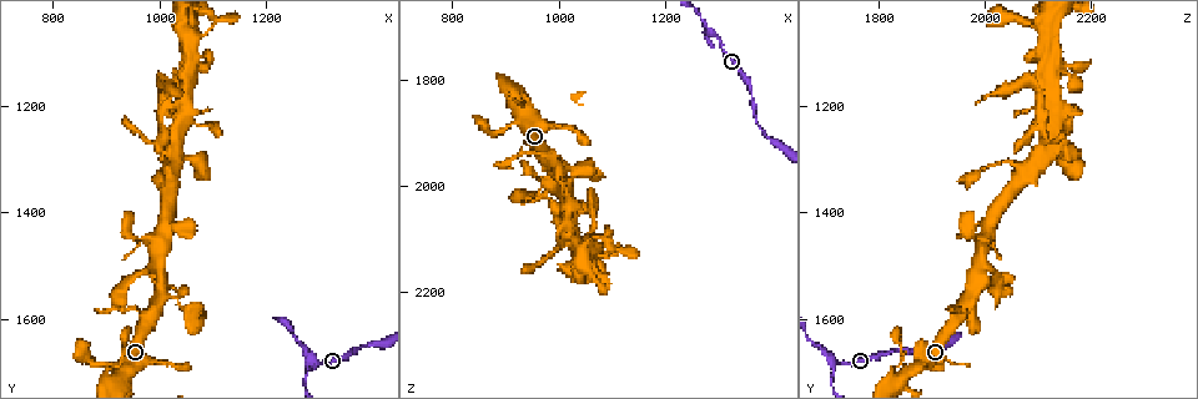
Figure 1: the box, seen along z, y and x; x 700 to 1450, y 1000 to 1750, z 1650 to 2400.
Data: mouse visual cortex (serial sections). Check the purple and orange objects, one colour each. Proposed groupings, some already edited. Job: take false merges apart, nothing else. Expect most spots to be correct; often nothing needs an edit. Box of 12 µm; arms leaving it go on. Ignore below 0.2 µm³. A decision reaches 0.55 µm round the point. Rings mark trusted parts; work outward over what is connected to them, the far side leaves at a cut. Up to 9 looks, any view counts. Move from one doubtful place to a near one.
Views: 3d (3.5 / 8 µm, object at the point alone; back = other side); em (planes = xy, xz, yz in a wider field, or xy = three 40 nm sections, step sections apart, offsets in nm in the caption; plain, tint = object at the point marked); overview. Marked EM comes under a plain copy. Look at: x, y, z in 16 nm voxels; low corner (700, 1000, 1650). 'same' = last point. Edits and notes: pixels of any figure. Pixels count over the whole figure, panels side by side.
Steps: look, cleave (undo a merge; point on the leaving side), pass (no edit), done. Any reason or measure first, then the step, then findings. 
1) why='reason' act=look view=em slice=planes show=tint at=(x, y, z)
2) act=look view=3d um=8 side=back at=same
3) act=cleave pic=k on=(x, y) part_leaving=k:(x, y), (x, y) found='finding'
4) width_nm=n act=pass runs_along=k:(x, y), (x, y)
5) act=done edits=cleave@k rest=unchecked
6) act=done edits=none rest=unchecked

why='sharp bend' act=look view=3d um=3.5 at=(995, 1505, 1995)

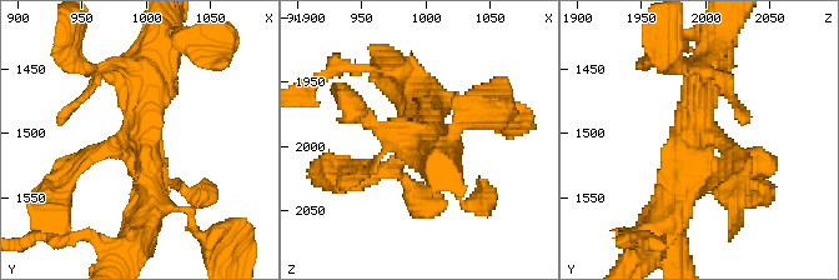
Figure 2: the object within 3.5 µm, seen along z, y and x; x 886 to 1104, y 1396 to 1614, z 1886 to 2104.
act=look view=em slice=xy step=3 show=tint at=(998, 1504, 1992)

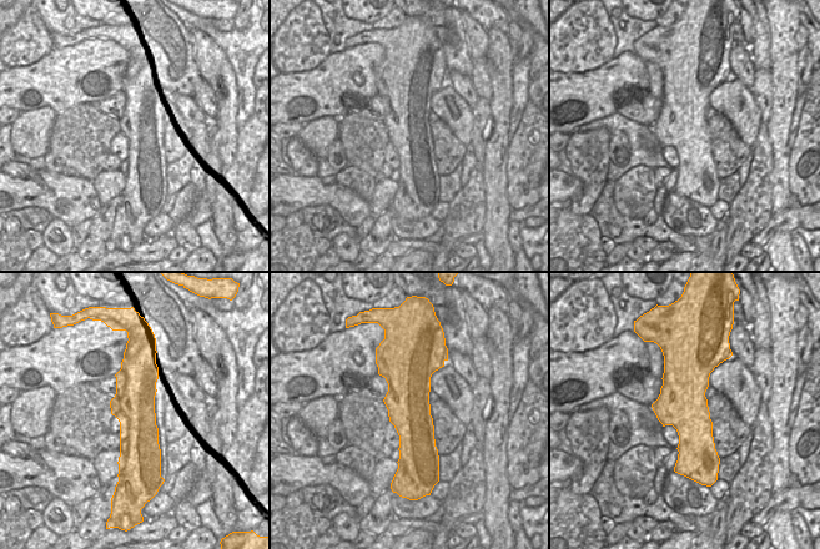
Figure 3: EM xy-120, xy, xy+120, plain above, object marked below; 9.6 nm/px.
act=pass found='continuous, no second cell'

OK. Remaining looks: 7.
why='abrupt turn' act=look view=3d um=3.5 at=(1290, 1690, 1720)

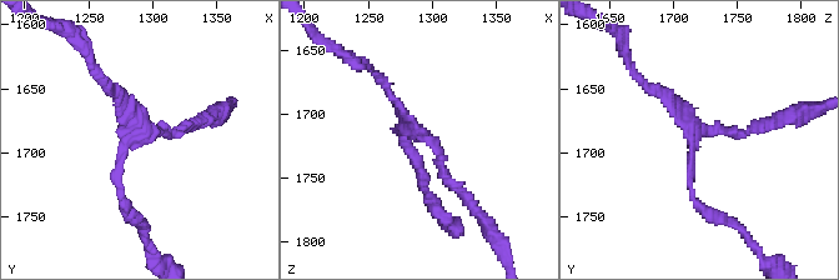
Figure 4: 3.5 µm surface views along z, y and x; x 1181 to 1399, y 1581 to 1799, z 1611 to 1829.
why='shape alone is not enough' act=look view=em slice=xy step=5 show=tint at=(1282, 1686, 1716)

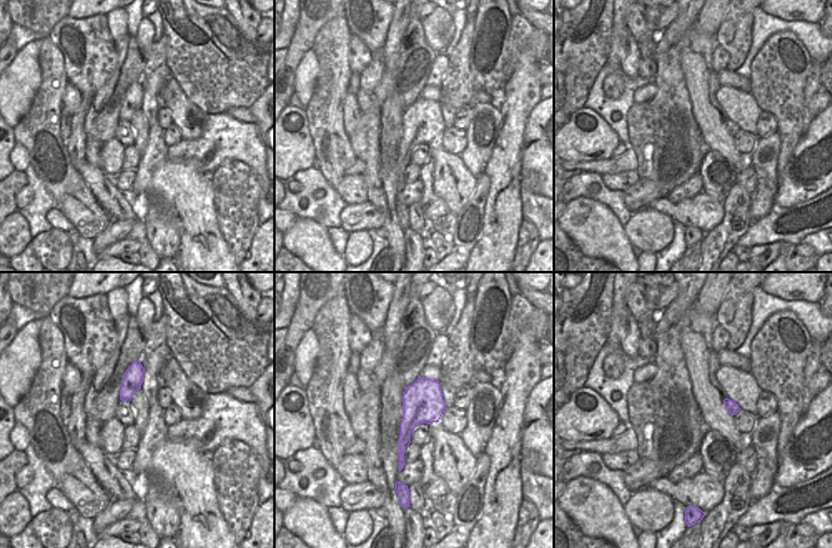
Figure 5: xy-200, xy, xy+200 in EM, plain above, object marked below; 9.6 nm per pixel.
act=look view=em slice=xy step=2 show=tint at=same

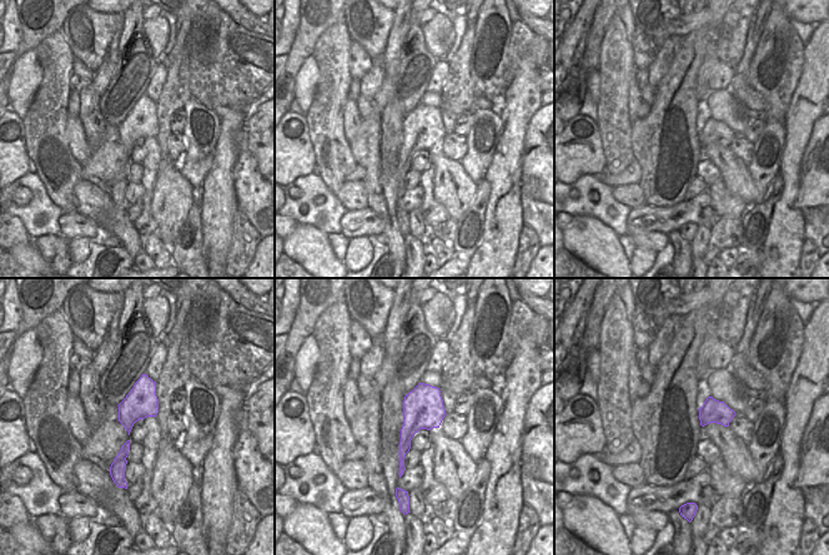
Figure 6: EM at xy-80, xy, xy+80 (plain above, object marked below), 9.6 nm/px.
act=pass runs_along=4:(748, 130), (694, 126), (691, 195), (707, 210) found='all the same cell'

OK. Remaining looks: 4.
why='thin neck' act=look view=3d um=3.5 at=(1380, 1650, 1900)

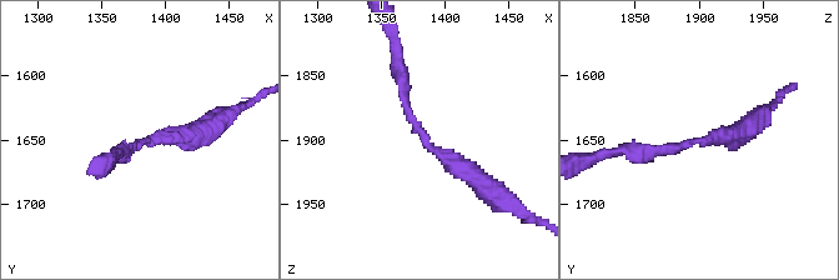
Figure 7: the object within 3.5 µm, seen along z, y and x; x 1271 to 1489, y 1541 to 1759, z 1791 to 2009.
why='shape alone is not enough' act=look view=em slice=xy step=2 show=tint at=(1382, 1654, 1898)

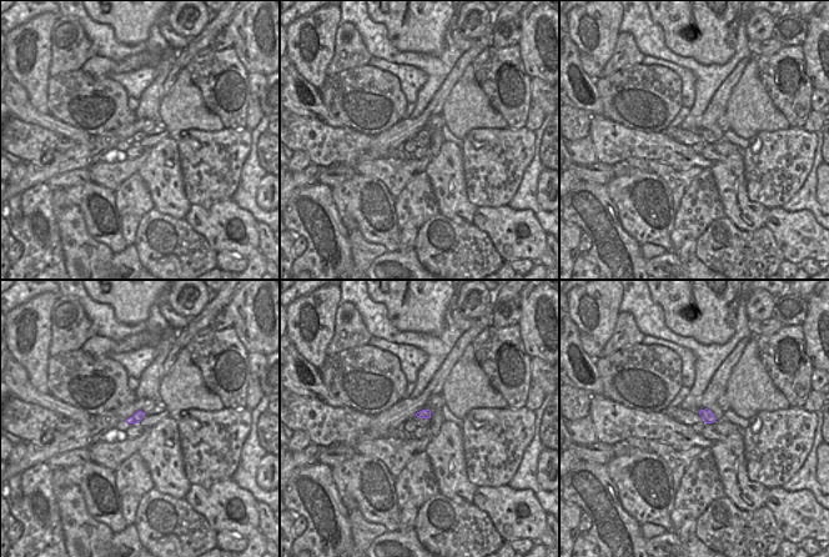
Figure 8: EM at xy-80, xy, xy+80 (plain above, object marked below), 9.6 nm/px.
act=pass found='all the same cell'

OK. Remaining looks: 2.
why='two arms in line, one across' act=look view=3d um=3.5 at=(930, 1710, 1850)

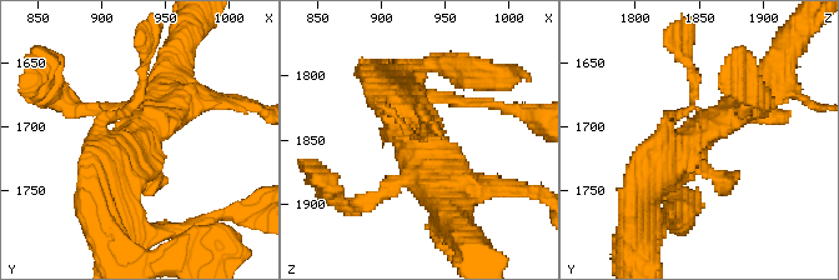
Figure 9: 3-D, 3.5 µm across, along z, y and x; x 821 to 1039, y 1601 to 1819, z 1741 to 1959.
act=look view=em slice=xy step=2 show=tint at=(930, 1706, 1846)

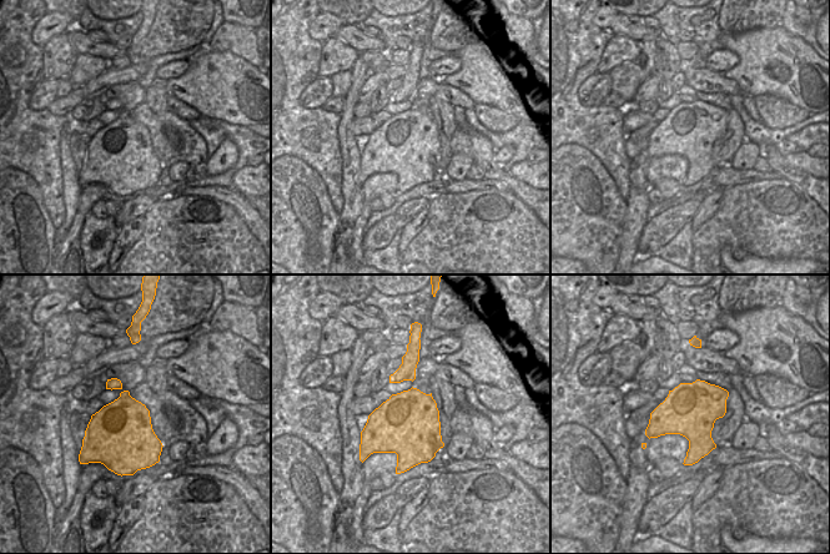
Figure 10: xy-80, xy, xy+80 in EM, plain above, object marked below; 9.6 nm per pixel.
act=pass found='continuous, no second cell'

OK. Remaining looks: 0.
act=done edits=none rest=unchecked

